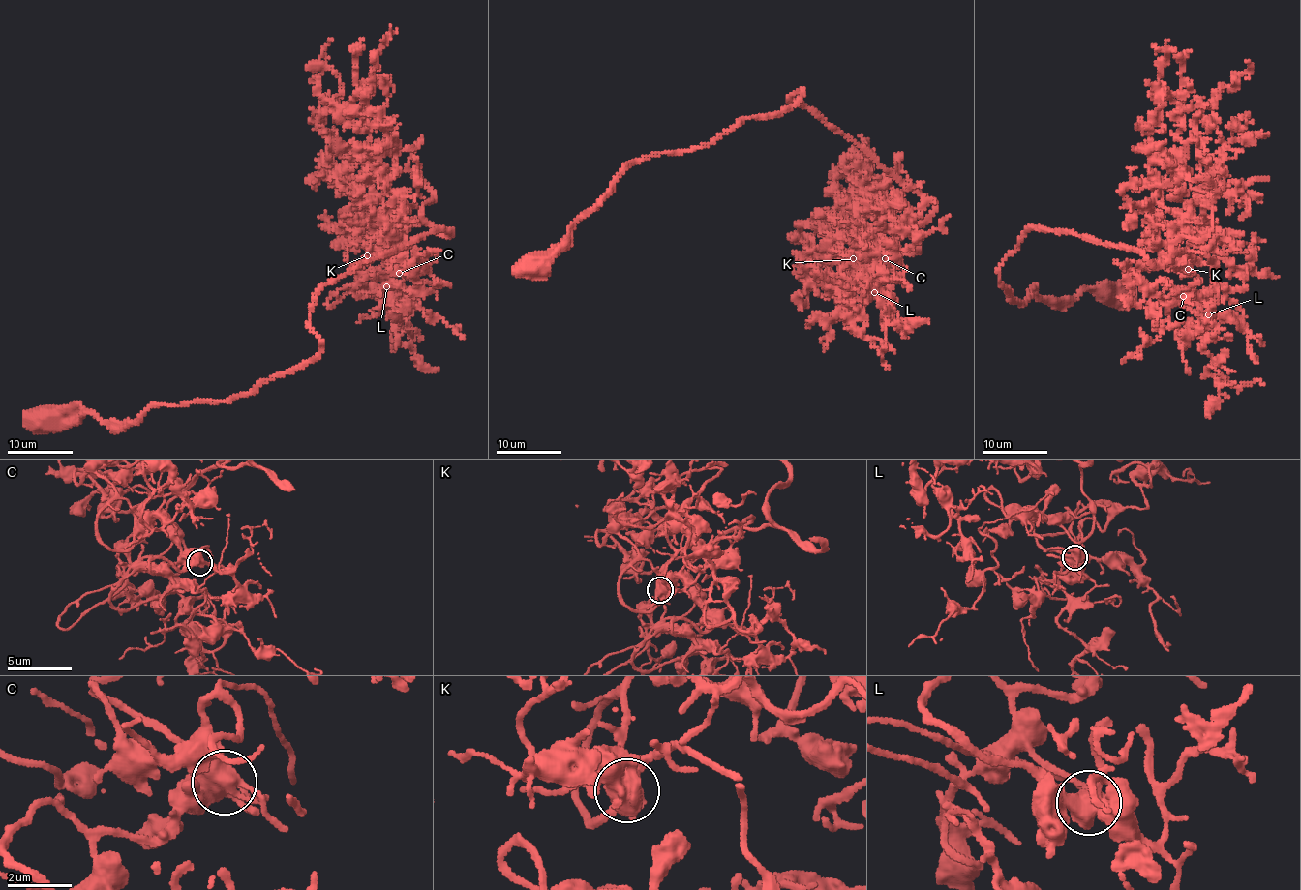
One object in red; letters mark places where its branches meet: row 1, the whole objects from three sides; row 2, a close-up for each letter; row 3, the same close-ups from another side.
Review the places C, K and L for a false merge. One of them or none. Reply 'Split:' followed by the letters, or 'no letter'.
Split: no letter

